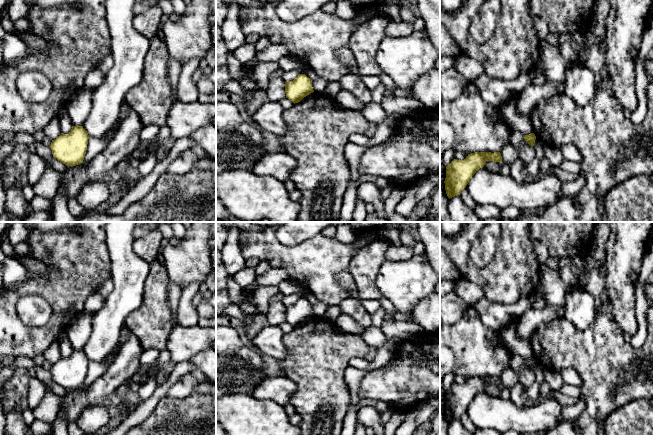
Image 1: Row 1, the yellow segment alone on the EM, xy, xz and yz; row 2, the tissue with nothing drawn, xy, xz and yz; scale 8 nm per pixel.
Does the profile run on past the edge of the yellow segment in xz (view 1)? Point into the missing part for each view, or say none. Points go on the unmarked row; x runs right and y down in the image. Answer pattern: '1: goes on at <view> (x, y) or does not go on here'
1: does not go on here

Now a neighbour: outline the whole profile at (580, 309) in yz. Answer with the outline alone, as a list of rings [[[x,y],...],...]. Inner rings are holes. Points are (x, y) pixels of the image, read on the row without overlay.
[[[570,288],[565,297],[564,319],[582,332],[592,323],[596,313],[595,299],[584,288]]]

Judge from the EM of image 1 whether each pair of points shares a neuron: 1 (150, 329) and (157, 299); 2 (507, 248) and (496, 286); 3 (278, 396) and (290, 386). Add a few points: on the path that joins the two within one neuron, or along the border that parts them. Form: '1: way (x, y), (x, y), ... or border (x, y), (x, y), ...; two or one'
1: way (152, 322), (155, 306); one
2: way (507, 257), (507, 262), (504, 265), (504, 277); one
3: way (281, 393), (287, 387); one

